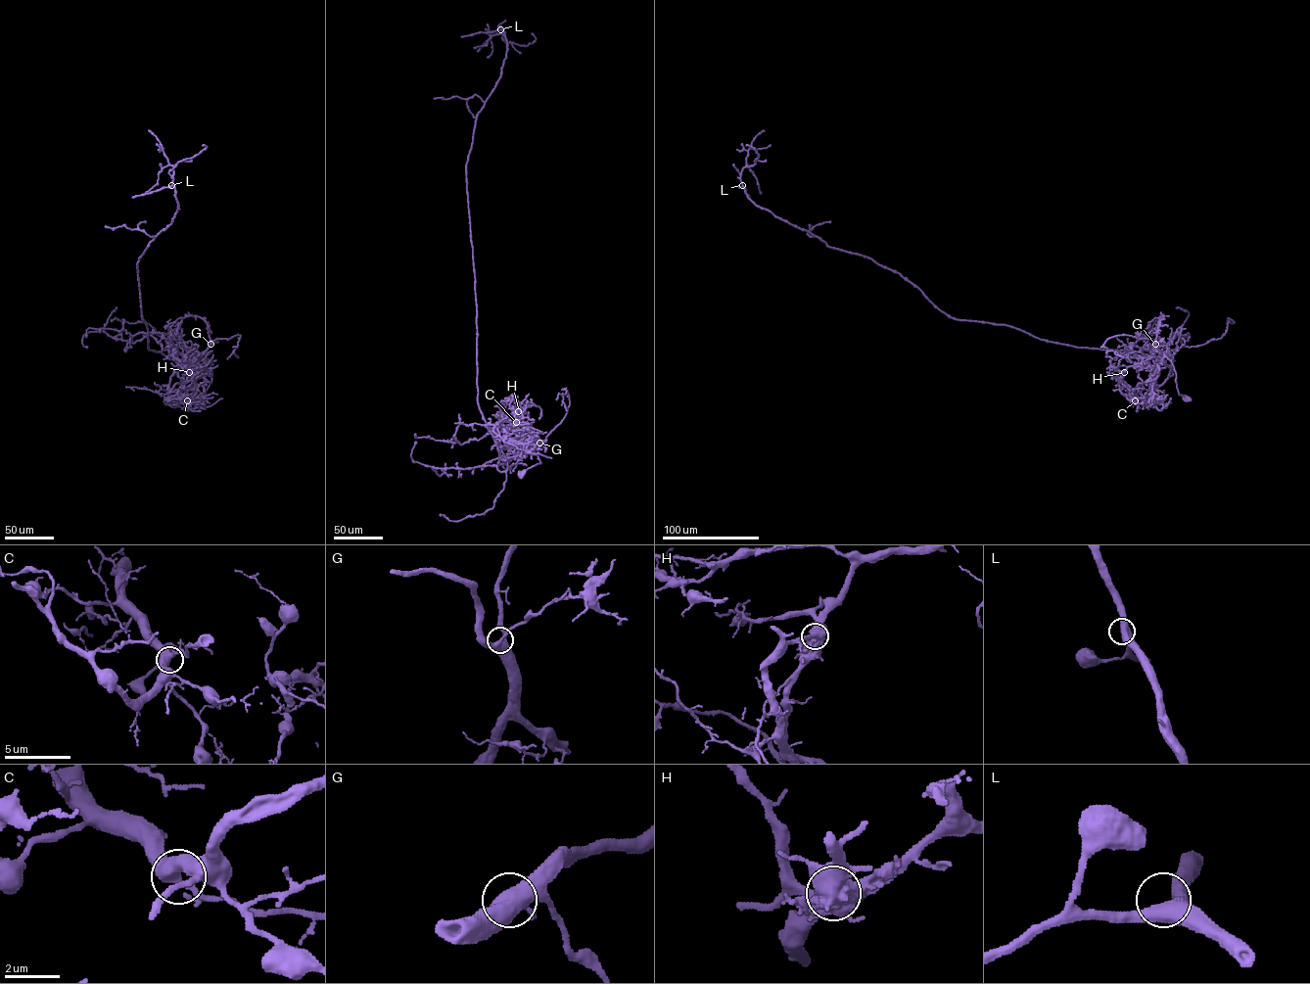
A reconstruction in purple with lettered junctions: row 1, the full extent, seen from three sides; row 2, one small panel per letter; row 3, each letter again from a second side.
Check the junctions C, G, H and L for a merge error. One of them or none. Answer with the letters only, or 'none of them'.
H

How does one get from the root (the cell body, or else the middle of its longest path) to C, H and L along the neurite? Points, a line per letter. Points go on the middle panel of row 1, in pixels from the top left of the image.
C: (519, 474), (540, 463), (531, 451), (536, 444), (526, 438), (518, 418), (518, 409), (507, 419), (516, 422)
H: (519, 474), (540, 463), (531, 451), (536, 444), (526, 438), (518, 418), (518, 411)
L: (519, 474), (540, 463), (534, 451), (483, 466), (507, 462), (478, 401), (466, 177), (500, 29)

